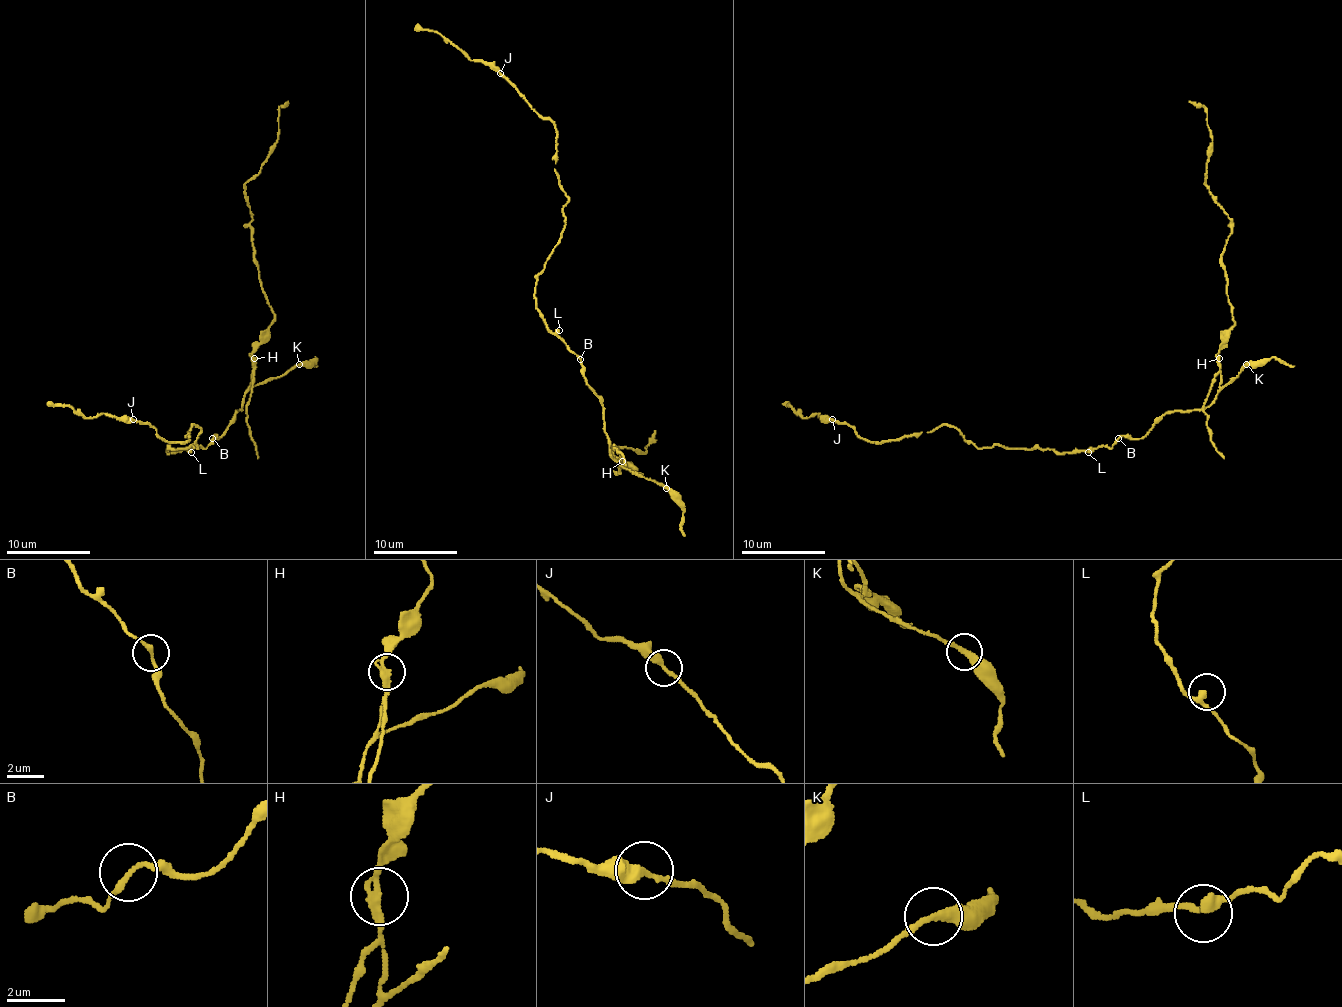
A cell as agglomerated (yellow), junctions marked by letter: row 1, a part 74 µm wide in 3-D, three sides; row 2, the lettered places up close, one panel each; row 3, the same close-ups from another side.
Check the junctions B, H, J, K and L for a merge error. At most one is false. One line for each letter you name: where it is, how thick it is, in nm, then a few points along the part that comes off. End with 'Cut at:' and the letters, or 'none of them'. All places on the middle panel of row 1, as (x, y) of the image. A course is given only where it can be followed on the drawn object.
H: place (622, 461); calibre 280 nm; course (622, 460), (637, 475), (641, 473), (622, 462), (618, 473), (614, 448), (643, 454), (656, 431)
Cut at: H

